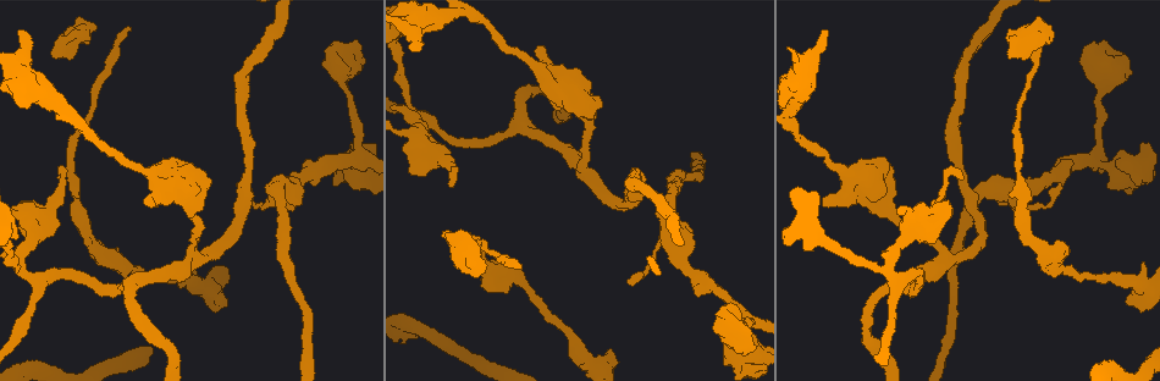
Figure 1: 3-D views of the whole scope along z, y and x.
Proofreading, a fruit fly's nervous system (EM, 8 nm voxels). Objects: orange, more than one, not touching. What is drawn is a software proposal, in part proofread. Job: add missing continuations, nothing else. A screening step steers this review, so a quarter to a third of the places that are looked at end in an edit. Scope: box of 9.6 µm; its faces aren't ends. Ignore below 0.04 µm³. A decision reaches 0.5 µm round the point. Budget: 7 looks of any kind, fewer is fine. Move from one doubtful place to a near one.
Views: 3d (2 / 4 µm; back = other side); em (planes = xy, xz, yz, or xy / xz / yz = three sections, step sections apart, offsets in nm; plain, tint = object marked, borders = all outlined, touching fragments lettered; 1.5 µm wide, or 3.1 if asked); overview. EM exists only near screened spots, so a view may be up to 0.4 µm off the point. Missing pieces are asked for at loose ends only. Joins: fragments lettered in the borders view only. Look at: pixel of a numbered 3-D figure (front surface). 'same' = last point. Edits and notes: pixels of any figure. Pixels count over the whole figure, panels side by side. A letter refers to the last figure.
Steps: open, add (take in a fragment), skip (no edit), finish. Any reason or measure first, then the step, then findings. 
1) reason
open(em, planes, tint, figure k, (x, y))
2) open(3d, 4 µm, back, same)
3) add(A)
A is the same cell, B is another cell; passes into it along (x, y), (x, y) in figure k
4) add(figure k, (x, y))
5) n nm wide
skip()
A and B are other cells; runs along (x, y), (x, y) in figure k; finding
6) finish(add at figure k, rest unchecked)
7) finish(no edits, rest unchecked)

thin end
open(em, xz, step 8, borders, figure 1, (631, 283))

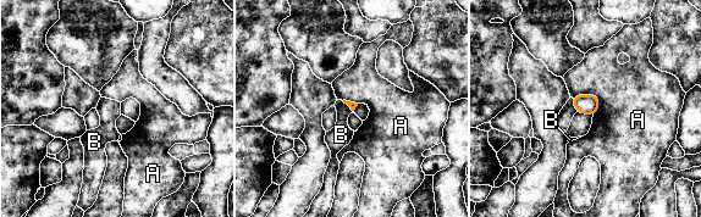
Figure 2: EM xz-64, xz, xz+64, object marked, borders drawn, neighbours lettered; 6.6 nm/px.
skip()
A and B are other cells; border along (572, 96), (595, 95), (600, 106) in figure 2; no lettered fragment goes on from it

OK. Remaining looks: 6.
branch stops here
open(em, xz, step 8, tint, figure 1, (129, 27))

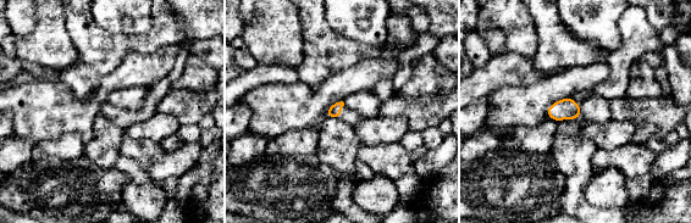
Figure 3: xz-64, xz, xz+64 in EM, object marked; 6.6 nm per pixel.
open(em, yz, step 4, borders, same)

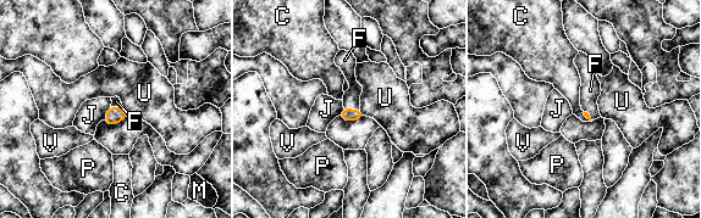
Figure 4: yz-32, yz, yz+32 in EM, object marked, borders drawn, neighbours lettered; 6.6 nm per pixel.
add(F)
F is the same cell, C, J, M, P, U and V are other cells; passes into it along (348, 115), (351, 108), (352, 96) in figure 4; it goes on there

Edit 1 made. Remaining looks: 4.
branch stops here
open(em, planes, borders, figure 1, (412, 45))

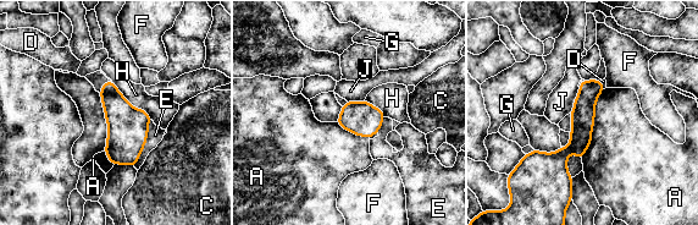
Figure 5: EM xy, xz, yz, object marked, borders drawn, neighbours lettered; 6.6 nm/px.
skip()
A, C, D, E, F, G, H and J are other cells; runs along (597, 82), (581, 136), (561, 157), (565, 188) in figure 5; no lettered fragment goes on from it

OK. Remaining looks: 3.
finish(add at figure 4, rest unchecked)

